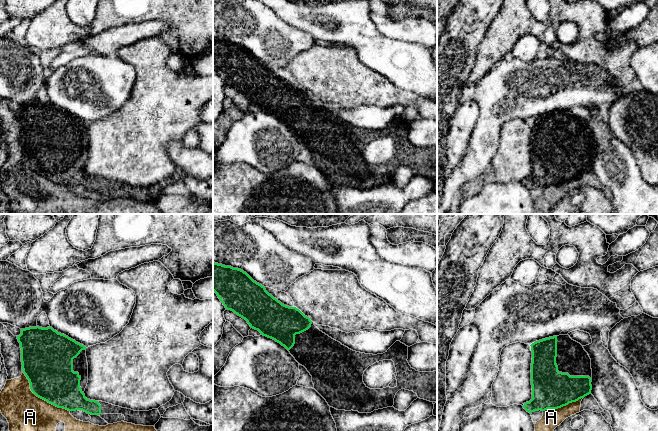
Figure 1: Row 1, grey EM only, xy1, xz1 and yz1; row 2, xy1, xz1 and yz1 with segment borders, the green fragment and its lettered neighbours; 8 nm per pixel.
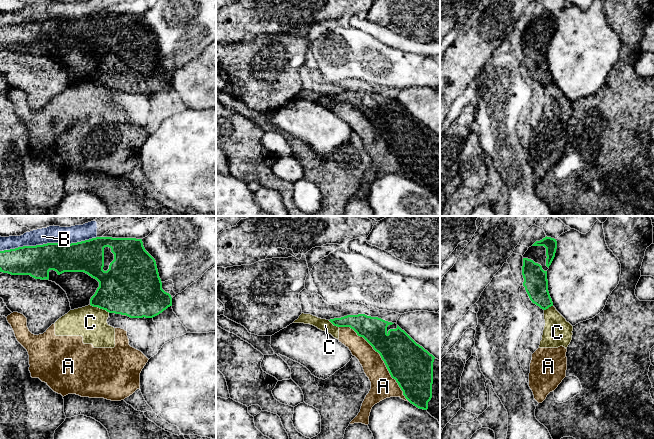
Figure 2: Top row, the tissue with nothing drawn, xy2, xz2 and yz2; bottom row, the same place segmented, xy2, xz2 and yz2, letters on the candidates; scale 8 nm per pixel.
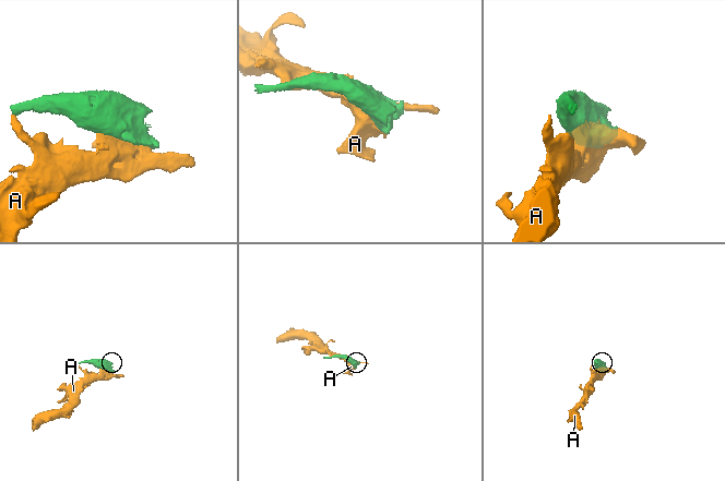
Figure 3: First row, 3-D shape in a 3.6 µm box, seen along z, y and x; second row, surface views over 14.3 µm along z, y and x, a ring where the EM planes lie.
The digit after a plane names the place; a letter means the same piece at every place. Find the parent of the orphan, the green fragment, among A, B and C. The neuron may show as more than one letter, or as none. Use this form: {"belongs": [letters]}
{"belongs": []}

